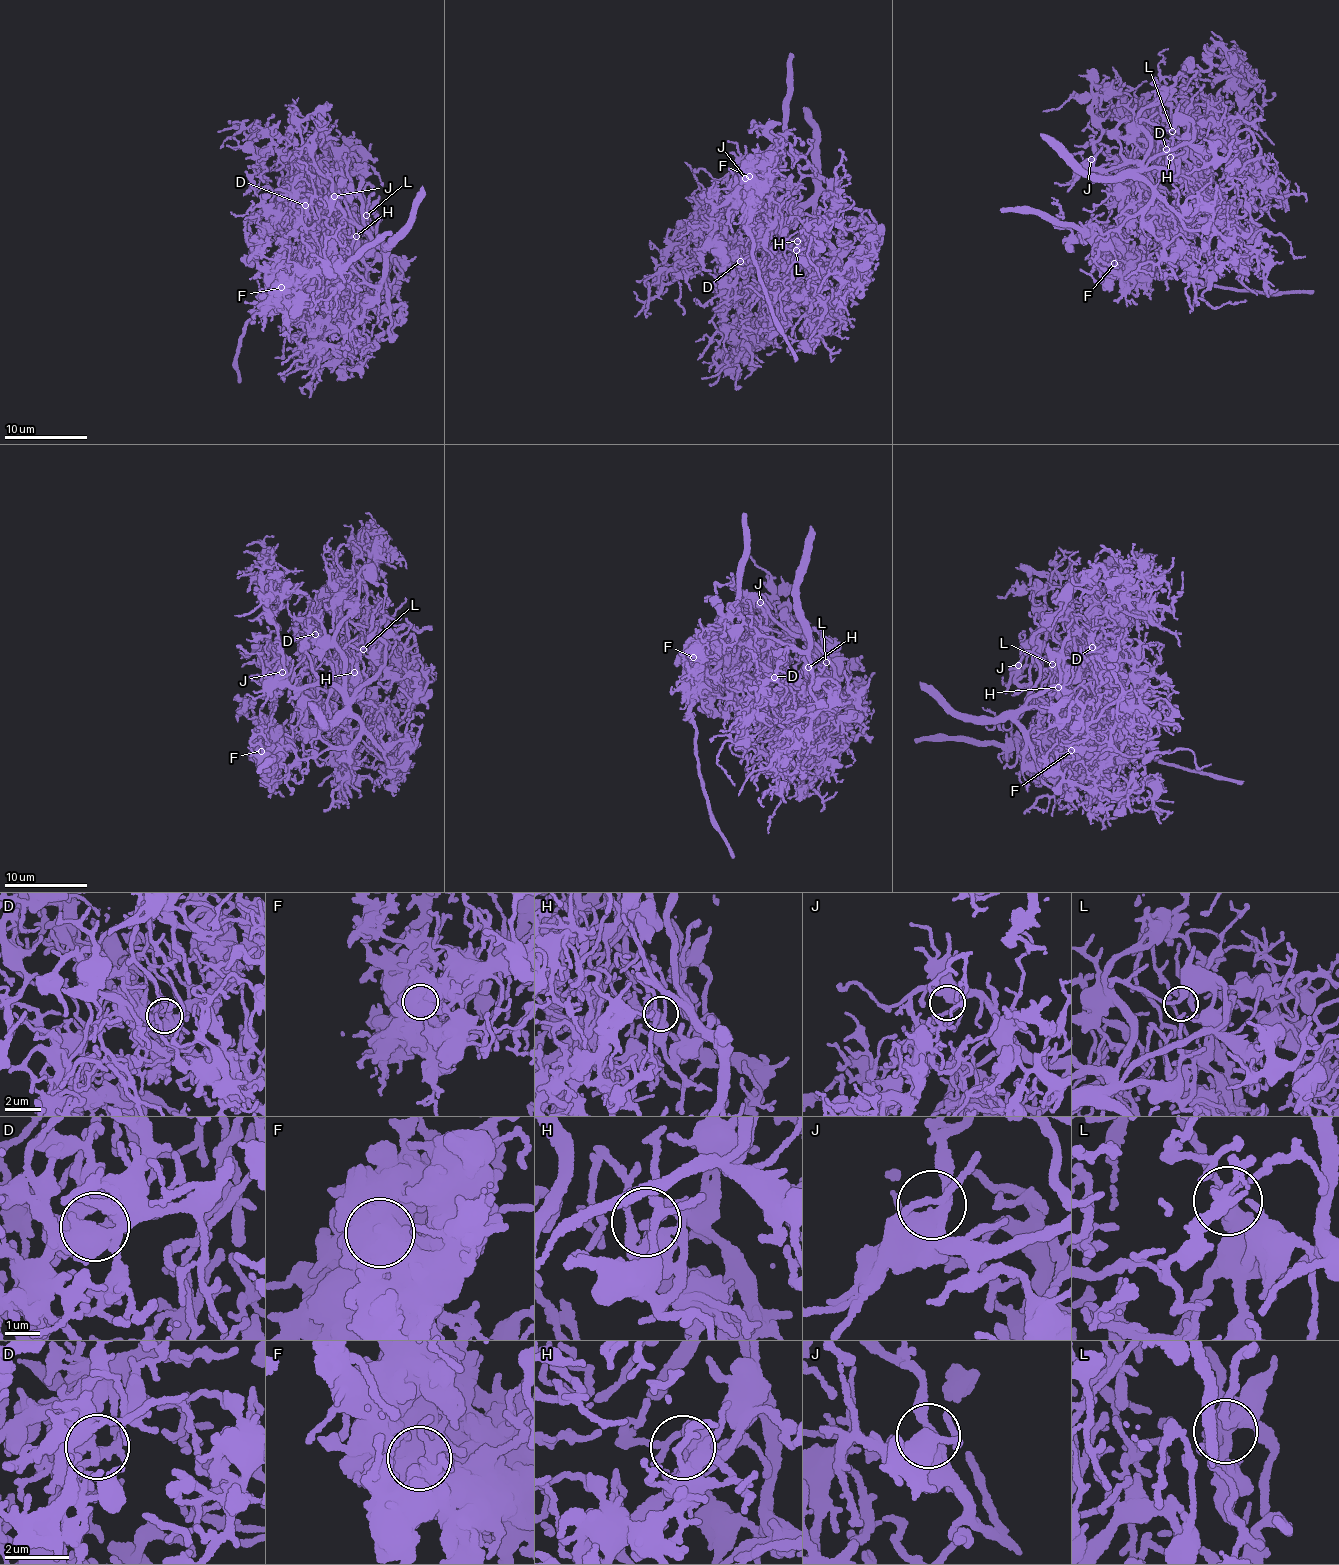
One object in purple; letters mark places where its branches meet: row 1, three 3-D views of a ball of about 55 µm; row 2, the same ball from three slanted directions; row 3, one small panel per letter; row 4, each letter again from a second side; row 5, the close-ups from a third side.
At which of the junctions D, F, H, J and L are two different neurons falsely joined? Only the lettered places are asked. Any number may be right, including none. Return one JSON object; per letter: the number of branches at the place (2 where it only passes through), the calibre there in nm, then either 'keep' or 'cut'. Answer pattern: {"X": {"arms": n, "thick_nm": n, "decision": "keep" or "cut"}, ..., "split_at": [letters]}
{"D": {"arms": 2, "thick_nm": 220, "decision": "keep"}, "F": {"arms": 3, "thick_nm": 850, "decision": "cut"}, "H": {"arms": 3, "thick_nm": 260, "decision": "keep"}, "J": {"arms": 2, "thick_nm": 440, "decision": "keep"}, "L": {"arms": 2, "thick_nm": 260, "decision": "keep"}, "split_at": ["F"]}

